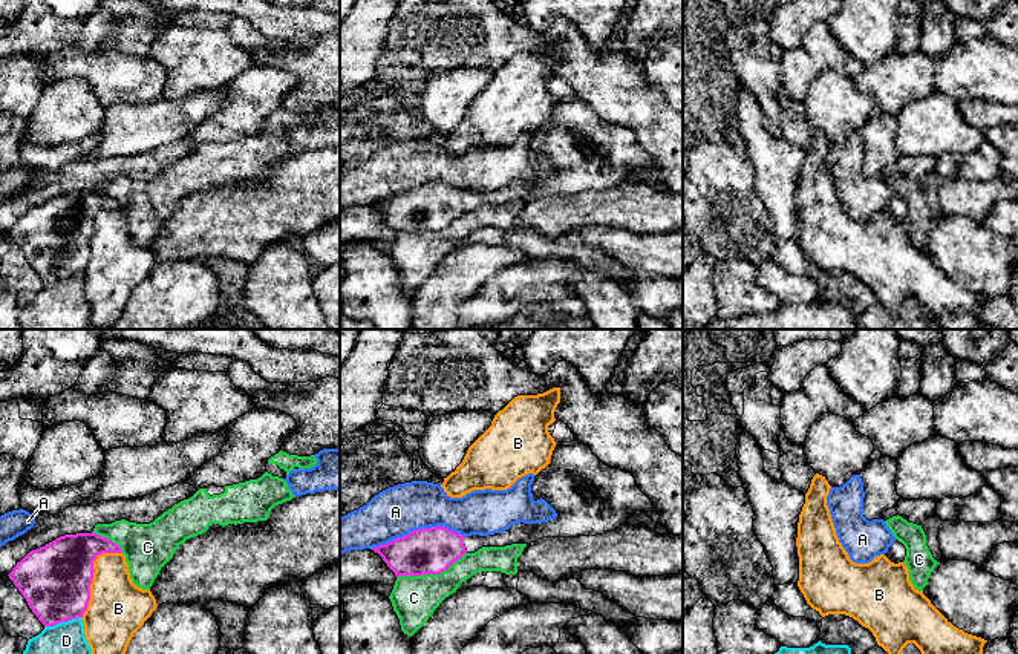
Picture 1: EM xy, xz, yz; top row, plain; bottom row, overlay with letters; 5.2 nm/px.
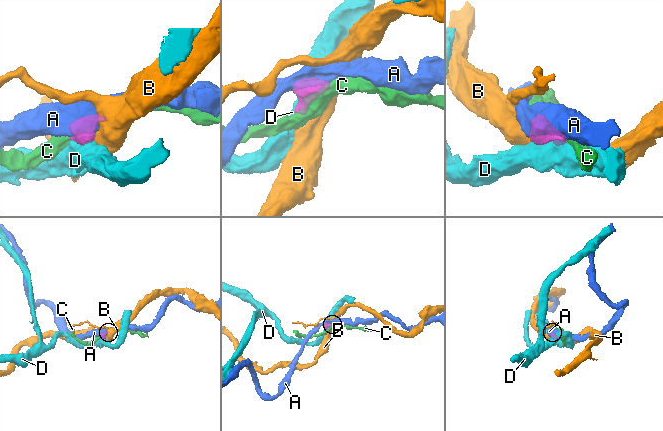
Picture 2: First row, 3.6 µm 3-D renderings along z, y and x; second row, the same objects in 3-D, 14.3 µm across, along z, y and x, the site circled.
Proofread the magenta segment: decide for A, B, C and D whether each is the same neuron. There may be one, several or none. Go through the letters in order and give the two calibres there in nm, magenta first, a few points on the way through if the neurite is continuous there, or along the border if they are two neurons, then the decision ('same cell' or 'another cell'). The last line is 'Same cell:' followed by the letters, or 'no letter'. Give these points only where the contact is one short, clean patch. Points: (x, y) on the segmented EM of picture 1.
A: 240 nm thick on the magenta side, 260 nm on the other; another cell
B: 380 nm thick on the magenta side, 300 nm on the other; another cell
C: 240 nm thick on the magenta side, 240 nm on the other; another cell
D: 380 nm thick on the magenta side, 180 nm on the other; another cell
Same cell: no letter

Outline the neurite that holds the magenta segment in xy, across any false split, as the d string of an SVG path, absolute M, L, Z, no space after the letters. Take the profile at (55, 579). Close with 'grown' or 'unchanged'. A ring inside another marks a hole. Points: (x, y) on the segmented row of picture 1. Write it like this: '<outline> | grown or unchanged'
M96 533L64 535L29 551L8 574L46 626L83 617L90 600L93 561L121 547Z | unchanged

